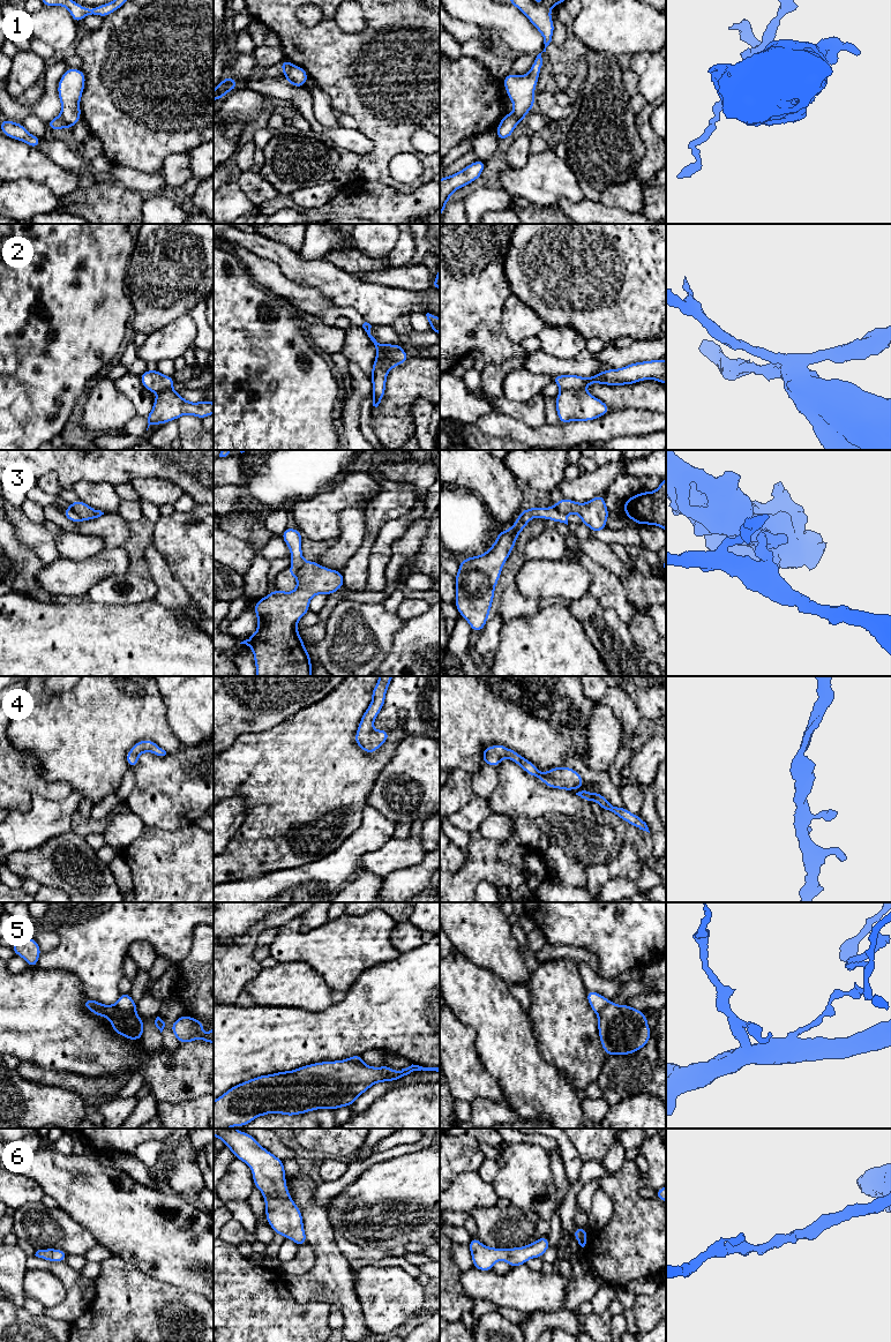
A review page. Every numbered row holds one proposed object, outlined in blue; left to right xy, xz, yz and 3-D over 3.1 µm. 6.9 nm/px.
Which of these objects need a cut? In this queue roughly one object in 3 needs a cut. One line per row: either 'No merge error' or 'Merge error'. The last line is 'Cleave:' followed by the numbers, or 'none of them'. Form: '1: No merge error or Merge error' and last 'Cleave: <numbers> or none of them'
1: Merge error
2: Merge error
3: Merge error
4: Merge error
5: Merge error
6: No merge error
Cleave: 1, 2, 3, 4, 5

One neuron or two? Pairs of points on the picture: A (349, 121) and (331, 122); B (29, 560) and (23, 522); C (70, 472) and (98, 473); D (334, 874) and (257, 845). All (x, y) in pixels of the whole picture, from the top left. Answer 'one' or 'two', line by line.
A: two
B: two
C: one
D: two

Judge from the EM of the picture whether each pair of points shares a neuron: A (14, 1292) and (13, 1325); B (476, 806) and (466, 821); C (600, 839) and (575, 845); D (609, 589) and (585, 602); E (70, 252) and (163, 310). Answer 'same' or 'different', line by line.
A: different
B: same
C: same
D: different
E: different

